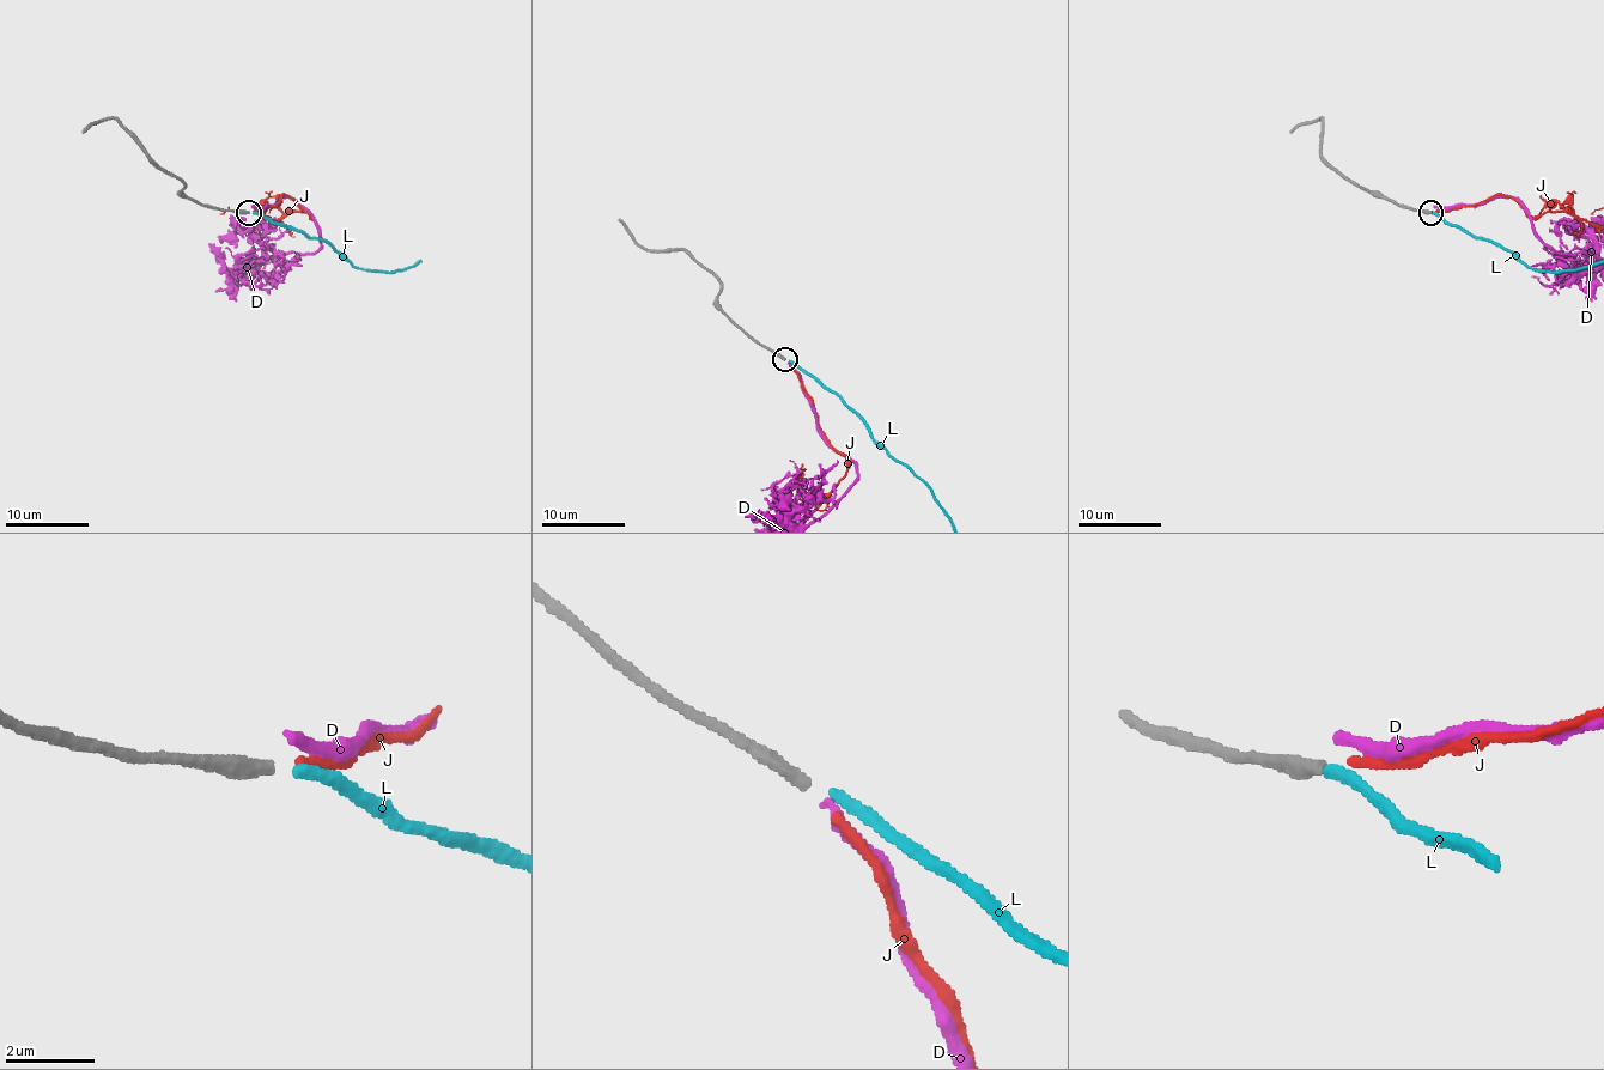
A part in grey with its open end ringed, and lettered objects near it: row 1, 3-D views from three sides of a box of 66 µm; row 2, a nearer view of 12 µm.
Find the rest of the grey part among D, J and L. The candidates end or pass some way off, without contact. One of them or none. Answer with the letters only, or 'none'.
L

